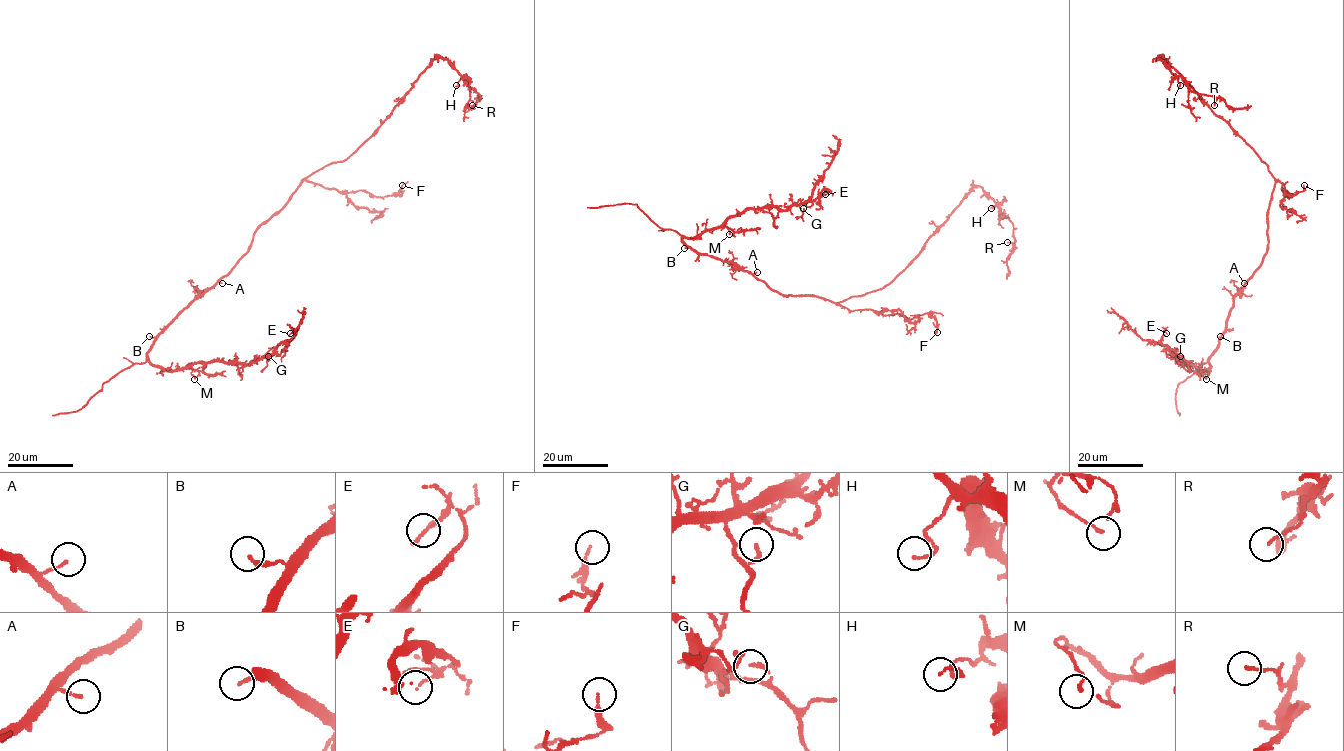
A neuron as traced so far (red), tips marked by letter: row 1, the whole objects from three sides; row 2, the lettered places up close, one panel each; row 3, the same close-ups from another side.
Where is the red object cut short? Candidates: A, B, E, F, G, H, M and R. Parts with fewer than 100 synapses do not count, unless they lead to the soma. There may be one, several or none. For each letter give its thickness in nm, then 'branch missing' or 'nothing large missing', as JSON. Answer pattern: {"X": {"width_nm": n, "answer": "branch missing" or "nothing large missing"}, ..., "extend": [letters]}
{"A": {"width_nm": 110, "answer": "nothing large missing"}, "B": {"width_nm": 150, "answer": "nothing large missing"}, "E": {"width_nm": 60, "answer": "nothing large missing"}, "F": {"width_nm": 150, "answer": "nothing large missing"}, "G": {"width_nm": 170, "answer": "nothing large missing"}, "H": {"width_nm": 110, "answer": "nothing large missing"}, "M": {"width_nm": 80, "answer": "nothing large missing"}, "R": {"width_nm": 120, "answer": "nothing large missing"}, "extend": []}

